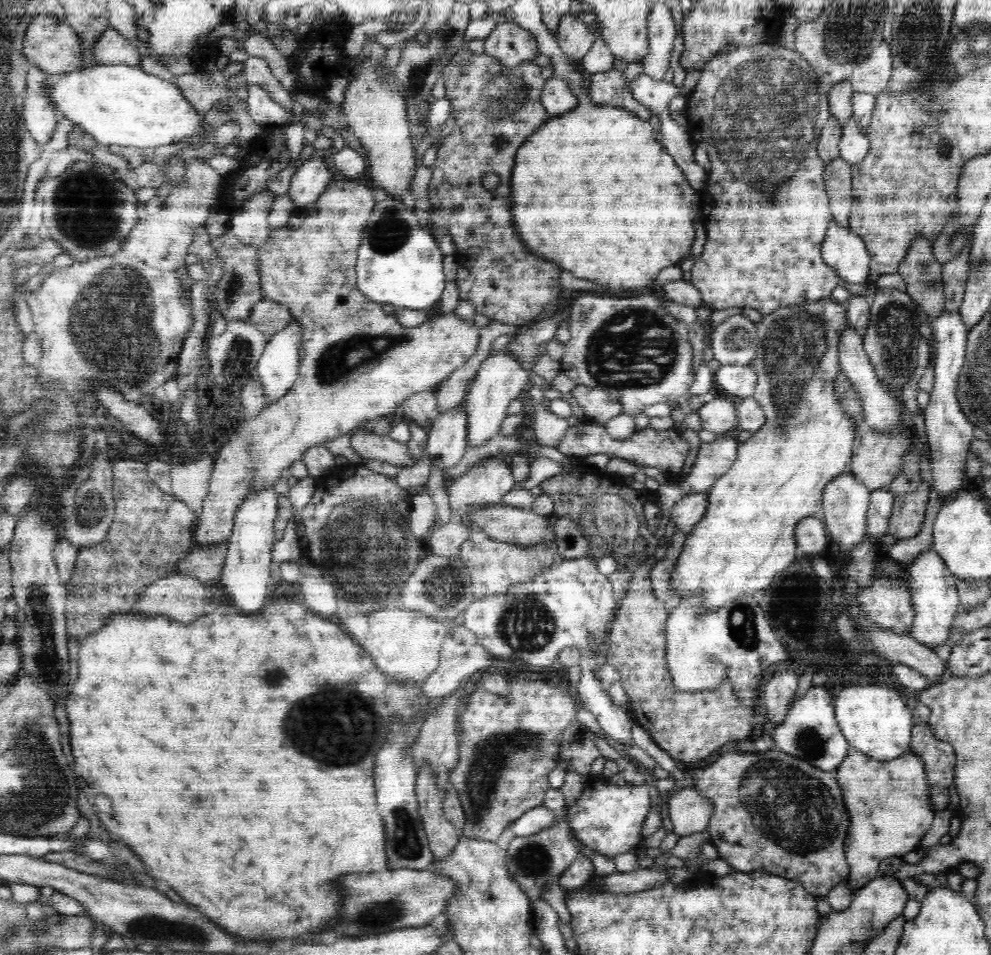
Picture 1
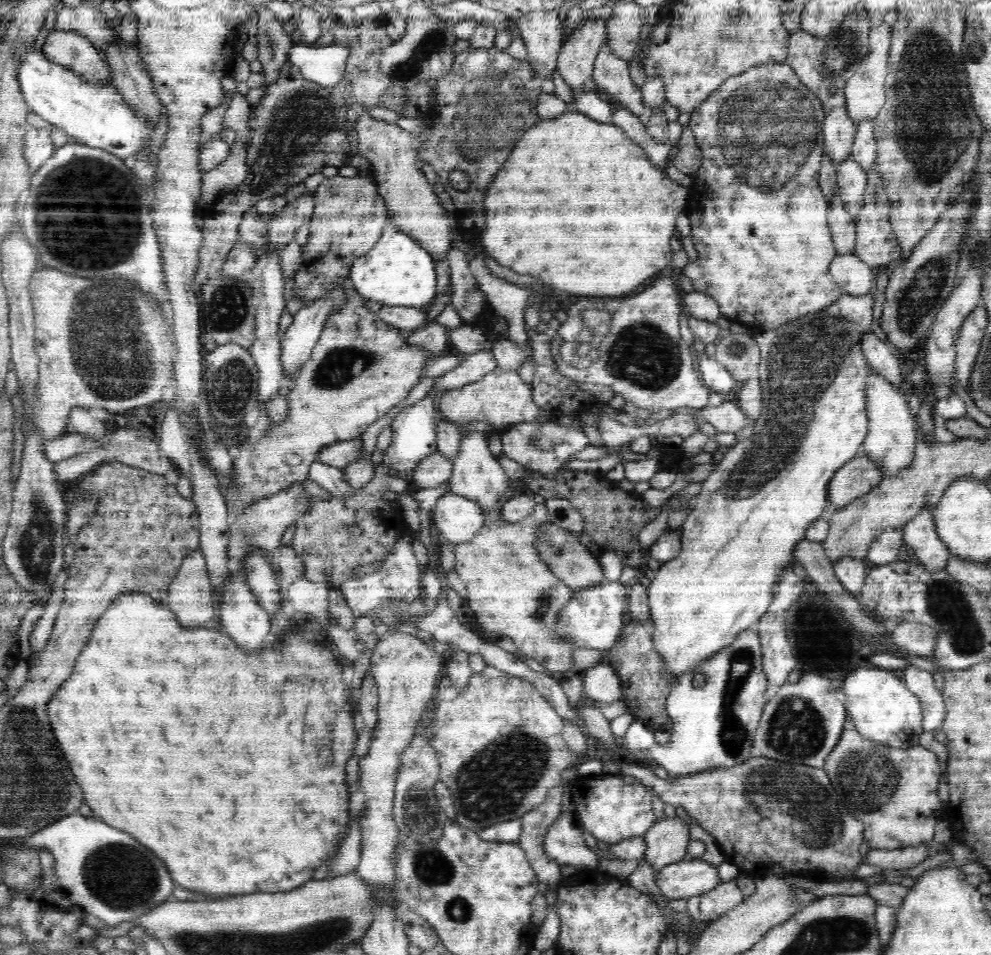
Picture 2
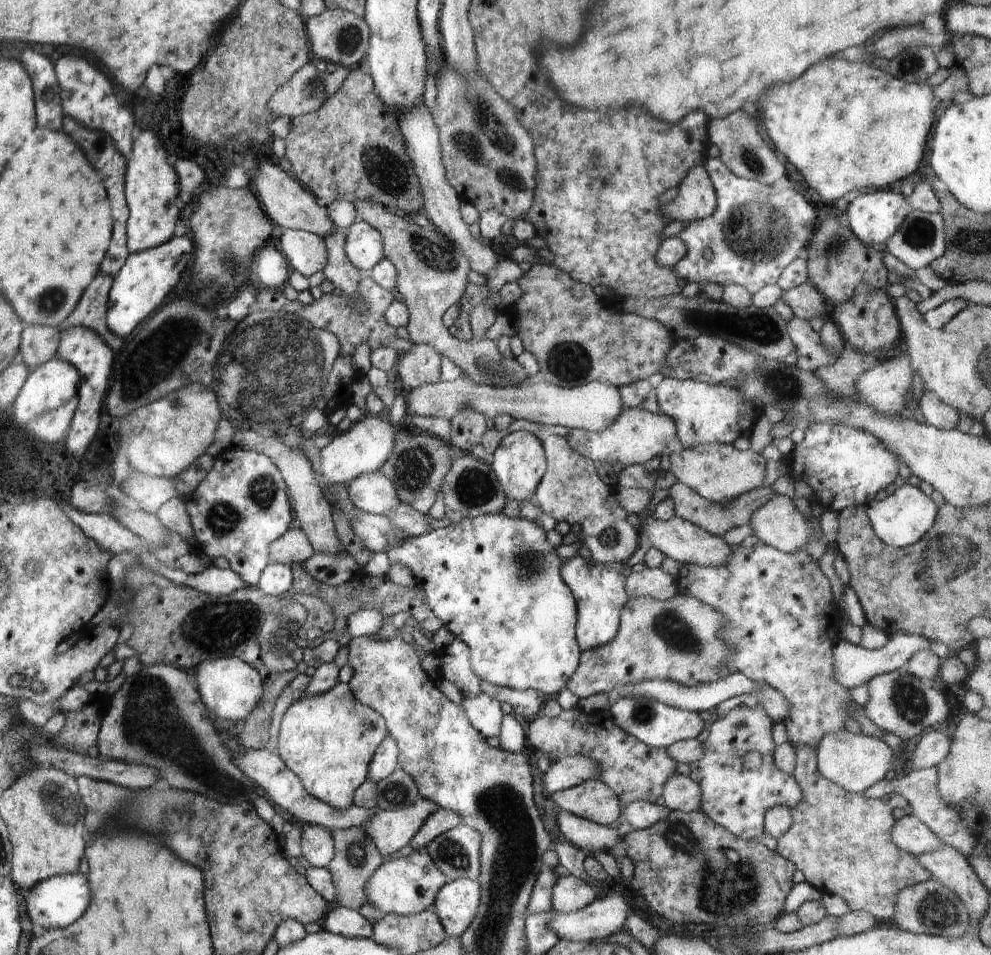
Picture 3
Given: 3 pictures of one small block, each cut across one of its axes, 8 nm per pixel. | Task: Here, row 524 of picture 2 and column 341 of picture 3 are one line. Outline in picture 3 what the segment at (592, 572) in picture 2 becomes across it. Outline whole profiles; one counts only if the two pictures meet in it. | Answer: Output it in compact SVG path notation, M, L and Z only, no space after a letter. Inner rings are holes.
M244 429L237 430L233 436L234 446L265 454L278 467L287 486L287 494L292 504L294 518L296 518L295 525L308 537L313 552L341 555L346 552L346 548L336 537L331 504L326 500L326 494L319 485L319 477L316 476L310 459L299 446L291 448L280 441L279 435L263 436L260 432Z

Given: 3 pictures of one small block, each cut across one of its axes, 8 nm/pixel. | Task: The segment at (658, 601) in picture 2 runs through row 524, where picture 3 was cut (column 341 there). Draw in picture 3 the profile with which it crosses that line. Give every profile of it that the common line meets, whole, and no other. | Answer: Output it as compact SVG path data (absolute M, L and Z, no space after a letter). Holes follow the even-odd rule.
M340 683L319 695L304 694L284 713L276 752L300 778L306 792L337 809L348 808L353 792L367 779L368 765L378 745L386 738L385 720L373 708L364 706L352 694L348 683Z

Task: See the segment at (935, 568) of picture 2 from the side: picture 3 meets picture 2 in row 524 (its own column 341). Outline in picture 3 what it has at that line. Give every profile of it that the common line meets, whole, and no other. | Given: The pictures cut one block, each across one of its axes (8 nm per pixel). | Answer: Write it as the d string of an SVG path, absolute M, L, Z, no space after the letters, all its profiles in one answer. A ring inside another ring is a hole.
M340 904L331 907L322 920L322 929L345 937L370 939L373 925L357 909Z

